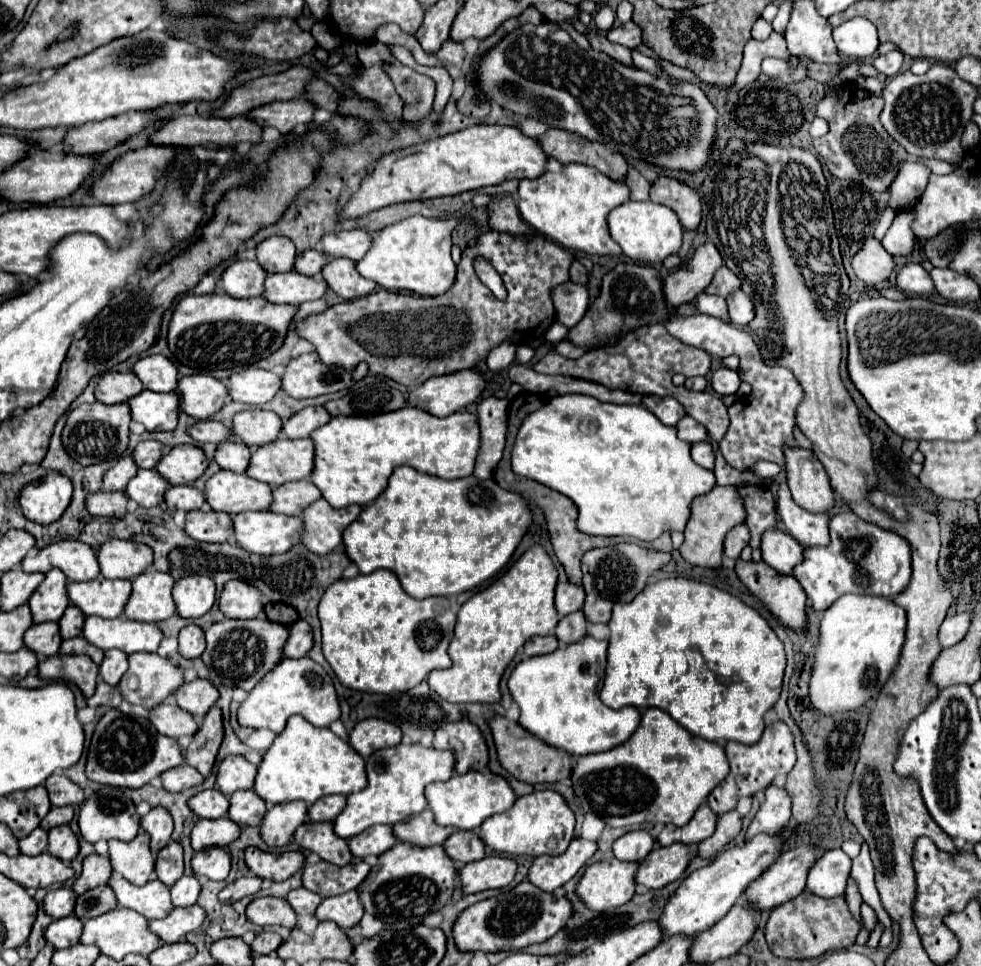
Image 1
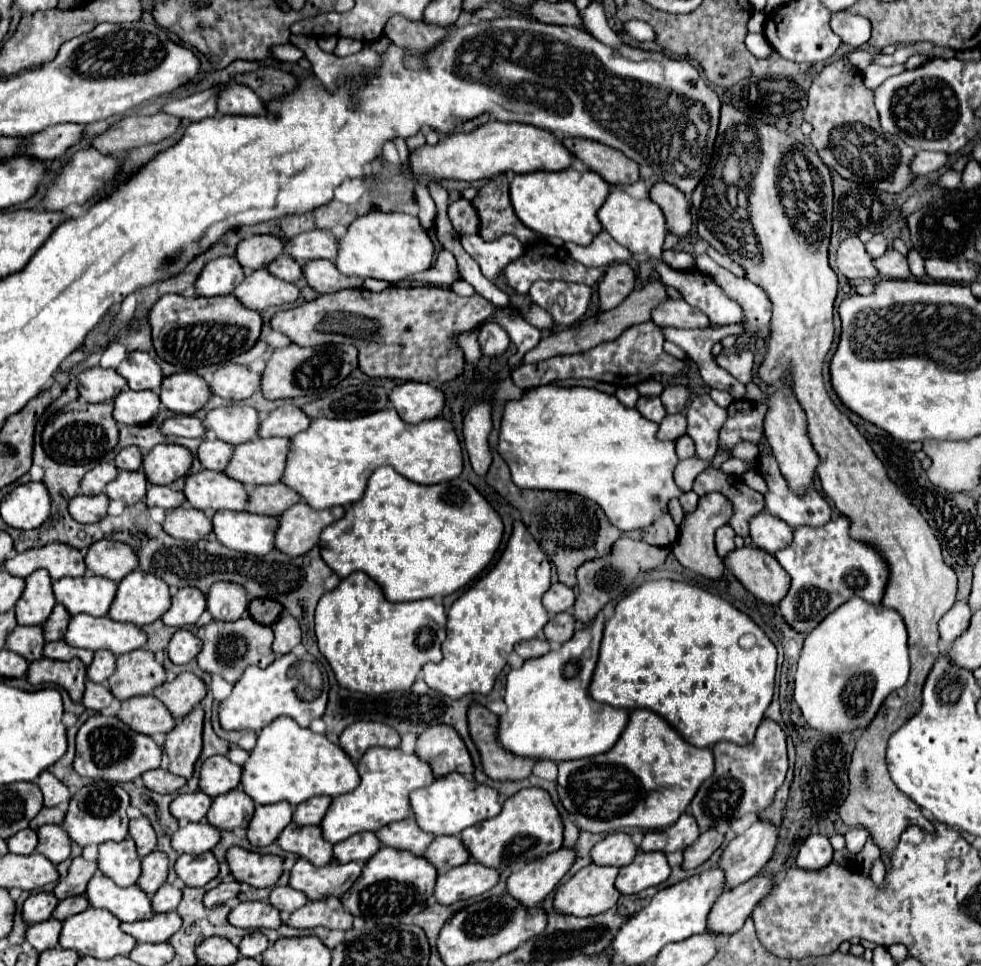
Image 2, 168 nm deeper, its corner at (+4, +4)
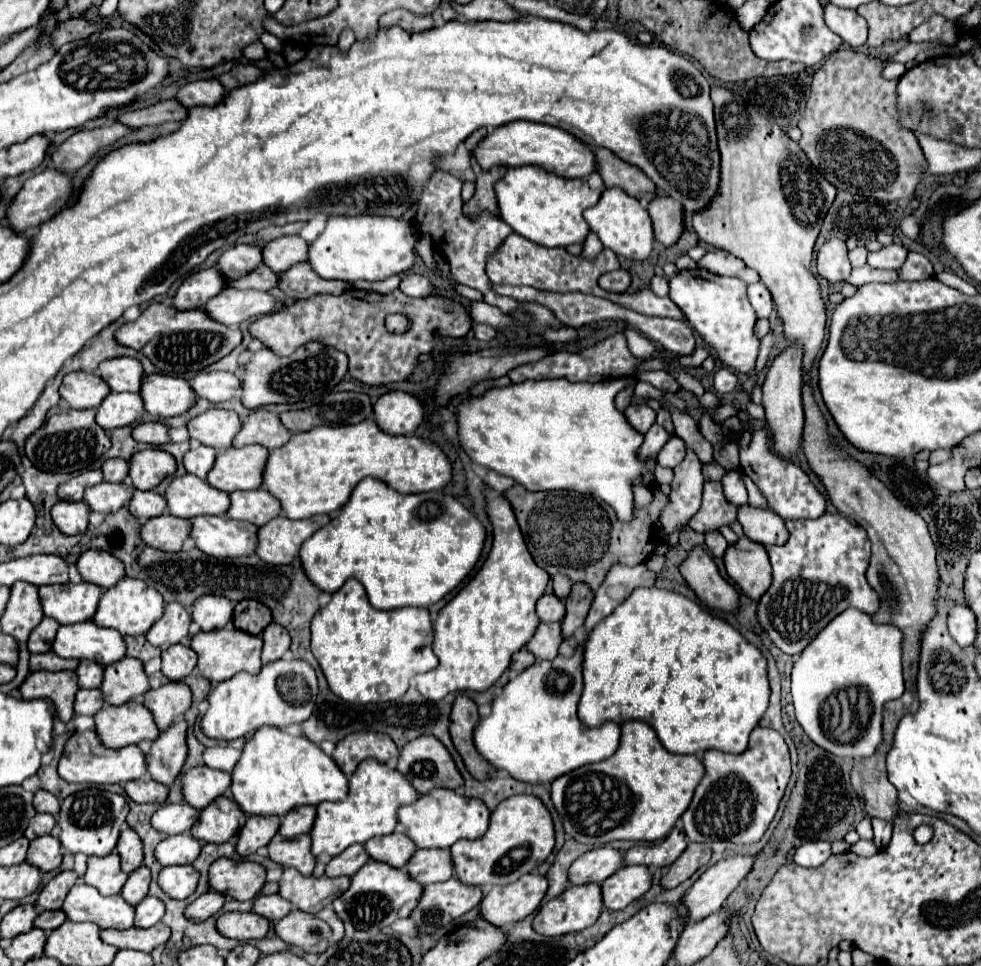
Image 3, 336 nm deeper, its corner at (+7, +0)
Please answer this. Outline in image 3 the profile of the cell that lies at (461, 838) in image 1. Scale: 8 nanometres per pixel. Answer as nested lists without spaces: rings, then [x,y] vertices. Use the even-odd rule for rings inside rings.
[[[416,850],[416,854],[406,864],[406,870],[422,886],[444,882],[454,874],[450,850]]]

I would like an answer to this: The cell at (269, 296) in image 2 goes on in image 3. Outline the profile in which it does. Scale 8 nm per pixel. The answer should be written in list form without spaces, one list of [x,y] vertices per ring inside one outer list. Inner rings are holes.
[[[226,286],[224,292],[220,292],[216,298],[210,298],[204,310],[208,310],[210,318],[224,322],[226,326],[238,326],[240,322],[270,314],[278,308],[278,302],[274,296],[262,290],[238,290]]]

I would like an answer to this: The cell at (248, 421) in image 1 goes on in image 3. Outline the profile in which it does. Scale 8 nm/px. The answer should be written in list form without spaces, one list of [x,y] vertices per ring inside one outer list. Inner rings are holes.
[[[212,408],[188,422],[190,438],[200,440],[206,446],[228,450],[232,446],[234,436],[242,428],[242,420],[232,410]]]

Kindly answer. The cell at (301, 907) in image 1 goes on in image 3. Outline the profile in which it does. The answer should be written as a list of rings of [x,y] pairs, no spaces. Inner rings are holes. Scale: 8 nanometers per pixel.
[[[270,894],[270,896],[258,896],[254,902],[254,912],[270,918],[270,922],[278,922],[280,918],[284,918],[288,912],[292,910],[292,906],[288,904],[288,900],[284,900],[280,894]]]

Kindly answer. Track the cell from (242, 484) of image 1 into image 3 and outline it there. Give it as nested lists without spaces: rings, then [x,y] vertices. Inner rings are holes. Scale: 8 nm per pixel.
[[[194,474],[174,478],[166,490],[166,500],[170,514],[188,520],[202,515],[222,516],[230,508],[228,494]]]

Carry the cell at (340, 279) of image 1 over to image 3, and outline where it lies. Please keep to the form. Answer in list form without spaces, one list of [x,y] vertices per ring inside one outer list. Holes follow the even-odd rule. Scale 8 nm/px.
[[[300,262],[296,266],[292,266],[290,270],[280,274],[280,282],[278,286],[292,296],[294,300],[304,300],[304,298],[314,298],[320,294],[342,294],[346,290],[352,290],[354,286],[348,282],[340,282],[340,280],[324,280],[320,278],[312,266],[308,262]]]

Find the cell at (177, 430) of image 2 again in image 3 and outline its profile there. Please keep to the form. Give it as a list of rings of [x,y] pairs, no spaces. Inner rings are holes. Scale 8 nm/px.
[[[148,422],[148,424],[138,424],[138,426],[132,430],[132,436],[134,436],[138,442],[162,446],[162,444],[168,444],[168,442],[170,442],[168,432],[170,432],[170,426],[166,426],[166,424],[162,424],[162,422]]]

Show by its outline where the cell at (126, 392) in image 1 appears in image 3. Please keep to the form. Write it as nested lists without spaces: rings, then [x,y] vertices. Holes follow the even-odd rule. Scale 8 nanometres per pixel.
[[[70,372],[64,376],[60,396],[76,410],[98,408],[104,396],[110,394],[110,386],[92,372]]]

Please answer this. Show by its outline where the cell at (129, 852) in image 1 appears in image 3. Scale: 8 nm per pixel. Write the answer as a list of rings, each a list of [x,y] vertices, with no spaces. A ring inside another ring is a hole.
[[[112,852],[108,856],[90,856],[88,858],[88,870],[84,874],[84,882],[98,888],[100,894],[110,896],[118,894],[122,886],[126,884],[128,874],[120,868],[120,854]]]

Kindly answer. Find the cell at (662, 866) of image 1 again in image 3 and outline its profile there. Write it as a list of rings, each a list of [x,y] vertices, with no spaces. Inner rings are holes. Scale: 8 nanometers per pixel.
[[[624,866],[602,882],[602,900],[610,910],[622,910],[652,886],[648,866]]]

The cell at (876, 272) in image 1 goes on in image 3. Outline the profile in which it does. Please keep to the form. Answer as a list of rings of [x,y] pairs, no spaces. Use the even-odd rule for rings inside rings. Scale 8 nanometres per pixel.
[[[830,238],[818,252],[816,268],[818,268],[818,274],[824,276],[832,284],[846,280],[852,272],[846,242],[838,238]]]

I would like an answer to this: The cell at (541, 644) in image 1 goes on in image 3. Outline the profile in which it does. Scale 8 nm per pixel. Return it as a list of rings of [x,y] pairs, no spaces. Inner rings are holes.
[[[522,648],[518,650],[514,656],[512,656],[512,662],[510,662],[510,668],[514,668],[516,672],[522,672],[524,668],[532,666],[536,662],[536,656],[528,650],[528,648]]]

